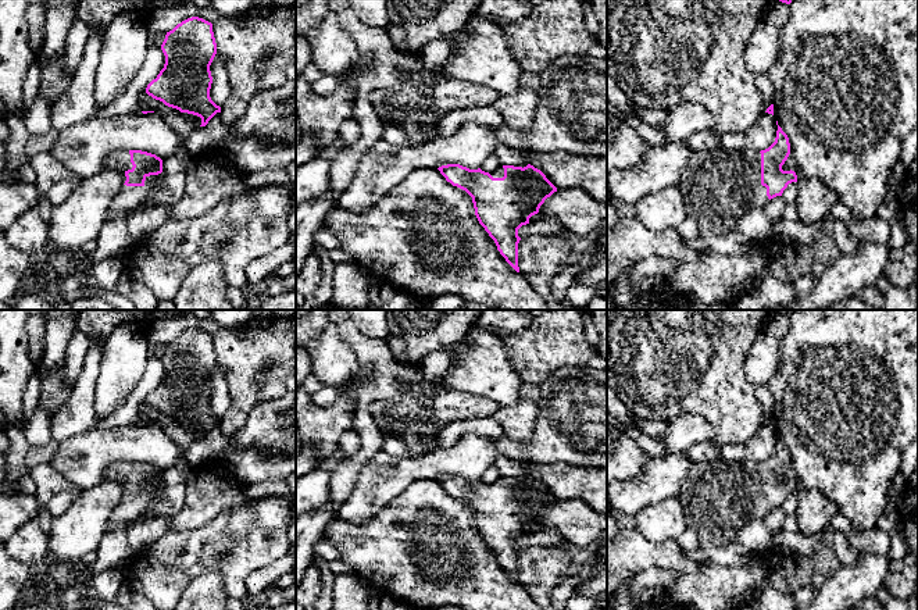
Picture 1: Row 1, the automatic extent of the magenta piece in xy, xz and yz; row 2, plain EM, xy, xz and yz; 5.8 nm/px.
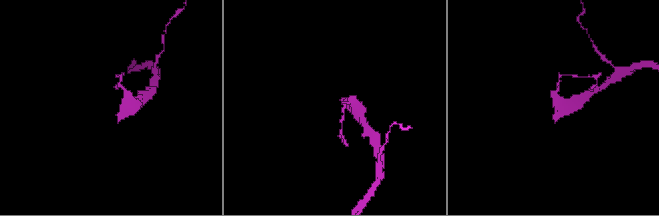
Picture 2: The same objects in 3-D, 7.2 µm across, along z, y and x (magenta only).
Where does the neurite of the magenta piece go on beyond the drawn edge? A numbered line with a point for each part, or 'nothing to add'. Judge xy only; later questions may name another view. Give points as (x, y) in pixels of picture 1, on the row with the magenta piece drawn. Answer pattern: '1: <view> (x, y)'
1: xy (129, 198)

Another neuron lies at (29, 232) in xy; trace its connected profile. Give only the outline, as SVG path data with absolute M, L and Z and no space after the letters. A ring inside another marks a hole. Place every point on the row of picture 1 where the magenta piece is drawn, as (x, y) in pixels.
M37 208L15 218L4 233L11 247L28 253L36 260L44 257L49 250L49 222L40 217Z

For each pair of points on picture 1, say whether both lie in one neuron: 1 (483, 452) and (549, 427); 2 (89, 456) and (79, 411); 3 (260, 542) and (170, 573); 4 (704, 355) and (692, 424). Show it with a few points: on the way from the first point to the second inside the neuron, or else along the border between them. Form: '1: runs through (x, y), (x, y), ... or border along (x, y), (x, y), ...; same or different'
1: runs through (500, 448), (528, 448), (532, 443); same
2: border along (95, 425), (59, 443); different
3: runs through (238, 542), (192, 552); same
4: border along (668, 423), (702, 416), (713, 434); different

